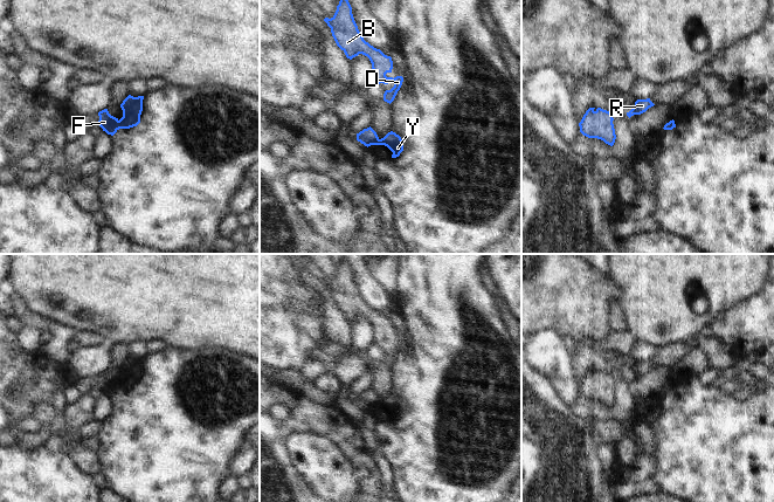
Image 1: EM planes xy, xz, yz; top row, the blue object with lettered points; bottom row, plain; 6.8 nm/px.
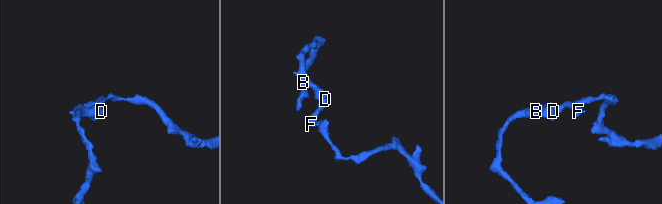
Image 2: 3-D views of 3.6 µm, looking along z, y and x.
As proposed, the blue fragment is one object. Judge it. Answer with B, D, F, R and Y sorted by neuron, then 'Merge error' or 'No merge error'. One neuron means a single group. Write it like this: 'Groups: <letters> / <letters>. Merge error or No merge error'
Groups: B D F R / Y. Merge error.

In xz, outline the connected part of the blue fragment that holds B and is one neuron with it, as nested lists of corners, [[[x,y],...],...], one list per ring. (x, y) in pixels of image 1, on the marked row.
[[[340,0],[334,15],[331,19],[325,18],[324,21],[331,28],[337,46],[345,53],[347,59],[352,60],[359,54],[367,56],[372,63],[373,81],[379,84],[394,83],[394,87],[383,94],[383,101],[391,104],[402,85],[403,77],[386,76],[393,69],[392,57],[364,40],[354,21],[348,0]]]

